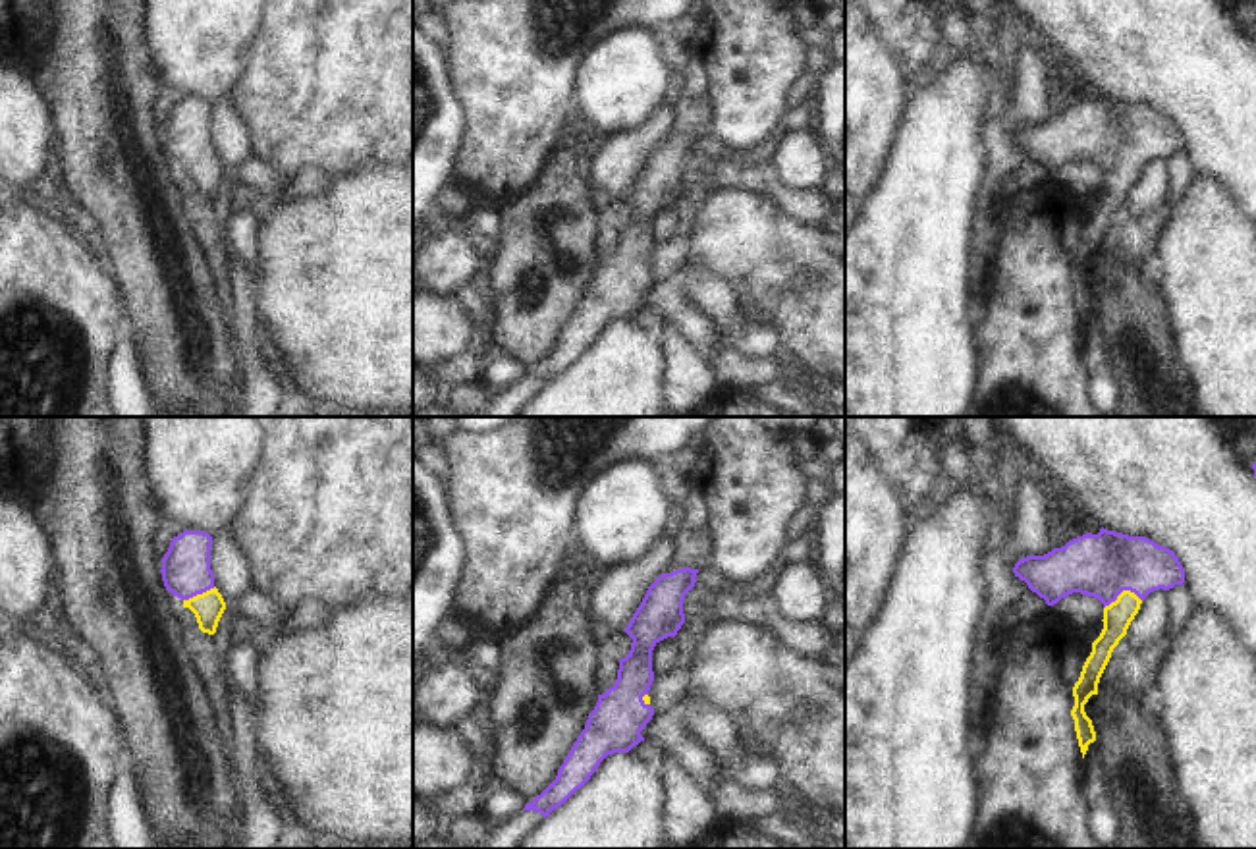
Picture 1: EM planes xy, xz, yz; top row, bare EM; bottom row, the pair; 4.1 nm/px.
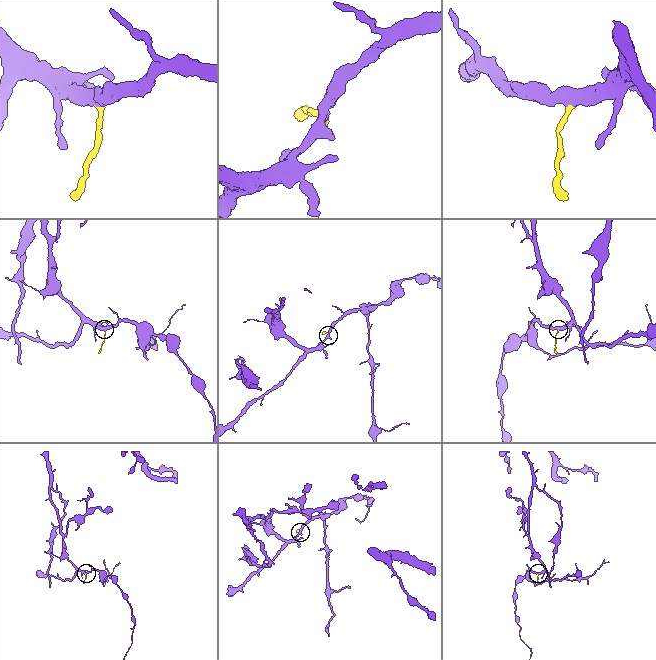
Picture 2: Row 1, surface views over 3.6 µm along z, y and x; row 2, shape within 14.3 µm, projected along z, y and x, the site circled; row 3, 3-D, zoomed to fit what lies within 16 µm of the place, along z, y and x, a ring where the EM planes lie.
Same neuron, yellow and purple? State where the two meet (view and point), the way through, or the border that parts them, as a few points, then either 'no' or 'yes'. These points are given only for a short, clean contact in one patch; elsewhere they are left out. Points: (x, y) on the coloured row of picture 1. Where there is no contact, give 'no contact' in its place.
contact yz (1121, 593); way yz (1118, 616), (1121, 593), (1102, 566); yes

